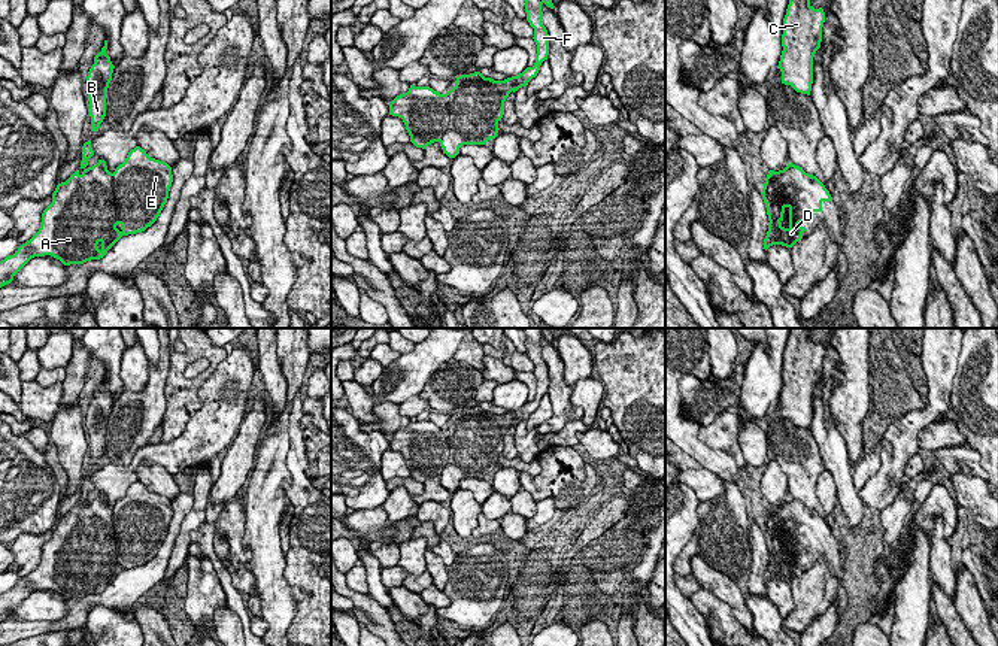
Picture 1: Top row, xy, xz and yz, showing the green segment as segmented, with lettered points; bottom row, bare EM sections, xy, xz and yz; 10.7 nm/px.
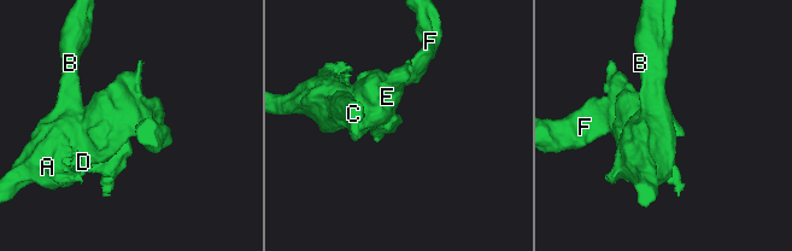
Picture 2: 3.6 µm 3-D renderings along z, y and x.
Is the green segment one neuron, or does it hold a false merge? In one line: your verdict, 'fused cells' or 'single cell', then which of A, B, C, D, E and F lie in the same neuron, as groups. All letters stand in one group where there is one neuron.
fused cells | A B C D / E F

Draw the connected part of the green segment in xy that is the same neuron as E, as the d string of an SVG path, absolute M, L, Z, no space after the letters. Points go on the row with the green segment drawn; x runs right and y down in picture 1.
M140 146L128 152L125 161L112 173L115 225L122 227L124 236L142 233L157 221L167 203L172 182L172 167L167 163L151 158Z

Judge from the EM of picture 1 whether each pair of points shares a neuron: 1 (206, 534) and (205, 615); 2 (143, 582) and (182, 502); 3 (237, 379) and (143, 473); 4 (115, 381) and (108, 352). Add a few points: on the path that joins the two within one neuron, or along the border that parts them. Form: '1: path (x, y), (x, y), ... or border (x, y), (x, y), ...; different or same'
1: border (188, 554), (205, 555), (209, 560), (223, 590); different
2: path (158, 563), (176, 521); same
3: border (136, 467), (143, 461), (161, 464), (172, 475); different
4: path (114, 373), (112, 360); same

